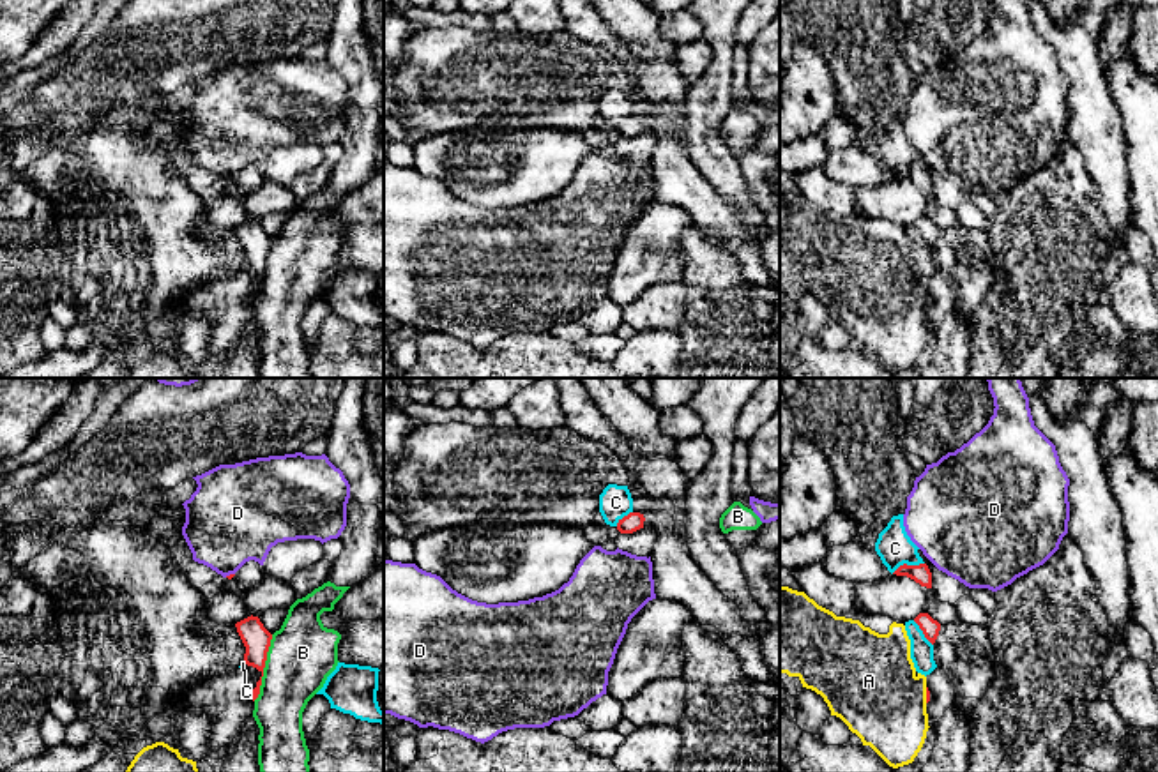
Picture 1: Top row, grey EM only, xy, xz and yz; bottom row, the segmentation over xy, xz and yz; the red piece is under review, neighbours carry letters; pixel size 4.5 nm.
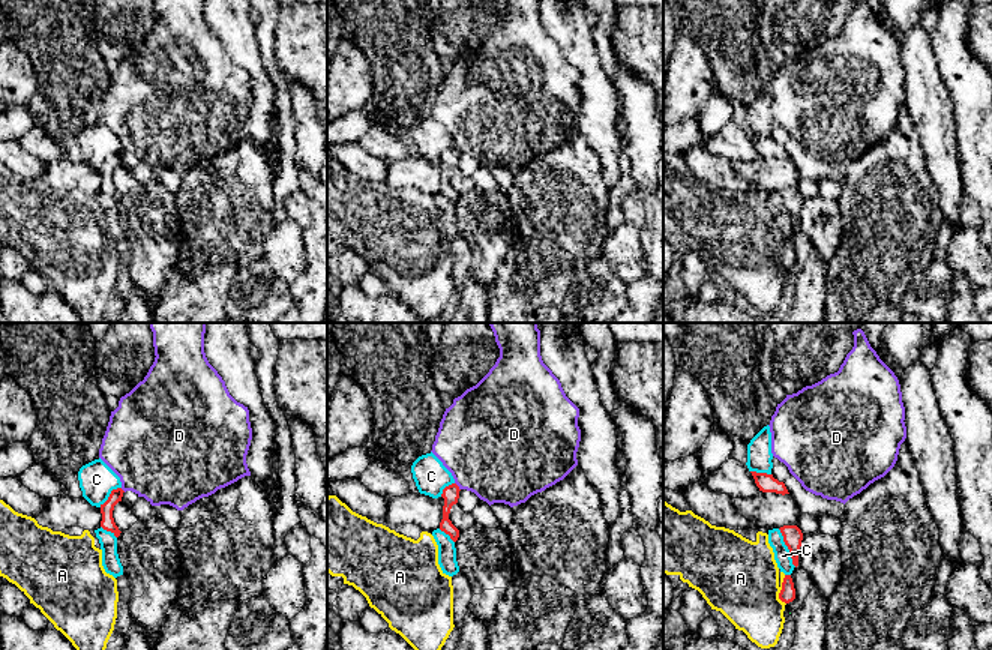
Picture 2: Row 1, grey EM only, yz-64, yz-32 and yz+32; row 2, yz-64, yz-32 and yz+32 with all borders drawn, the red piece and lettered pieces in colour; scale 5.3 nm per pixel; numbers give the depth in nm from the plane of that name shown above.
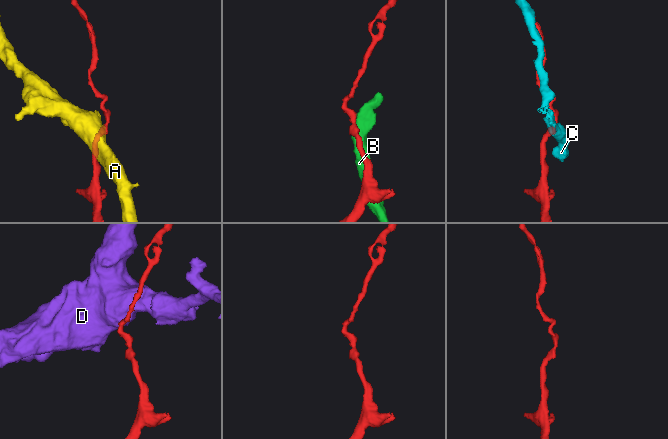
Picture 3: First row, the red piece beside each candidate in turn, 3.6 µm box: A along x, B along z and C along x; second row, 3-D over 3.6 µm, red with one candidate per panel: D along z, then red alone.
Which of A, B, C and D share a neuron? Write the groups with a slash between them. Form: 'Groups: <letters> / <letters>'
Groups: A / B / C / D

